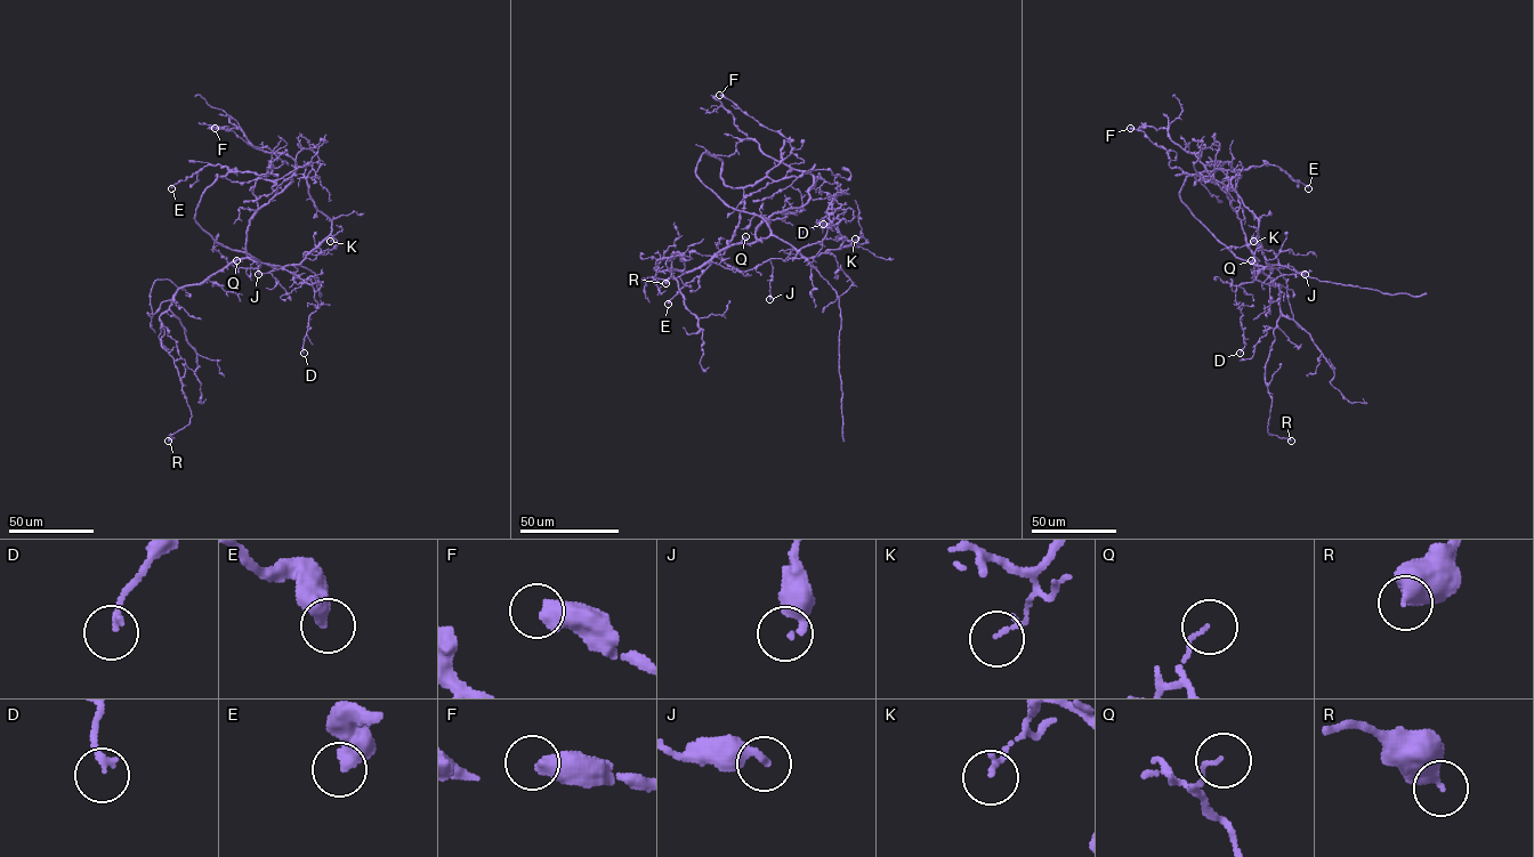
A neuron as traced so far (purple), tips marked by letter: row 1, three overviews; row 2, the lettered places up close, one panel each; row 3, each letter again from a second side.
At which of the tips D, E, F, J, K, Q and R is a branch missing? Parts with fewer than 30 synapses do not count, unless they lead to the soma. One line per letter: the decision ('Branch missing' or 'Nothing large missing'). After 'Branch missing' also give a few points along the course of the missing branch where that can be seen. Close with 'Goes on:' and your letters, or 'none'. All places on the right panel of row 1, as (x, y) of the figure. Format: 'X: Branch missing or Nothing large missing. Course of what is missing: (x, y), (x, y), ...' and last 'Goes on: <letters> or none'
D: Nothing large missing
E: Nothing large missing
F: Nothing large missing
J: Nothing large missing
K: Nothing large missing
Q: Nothing large missing
R: Nothing large missing
Goes on: none

